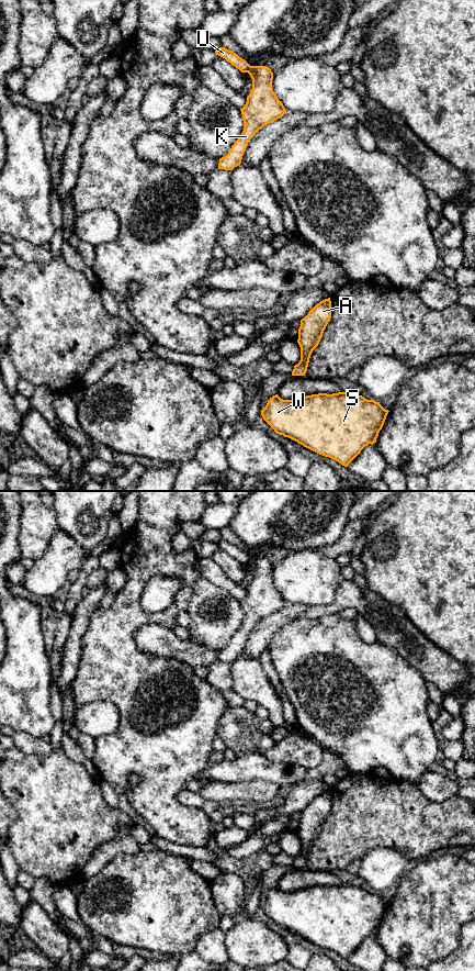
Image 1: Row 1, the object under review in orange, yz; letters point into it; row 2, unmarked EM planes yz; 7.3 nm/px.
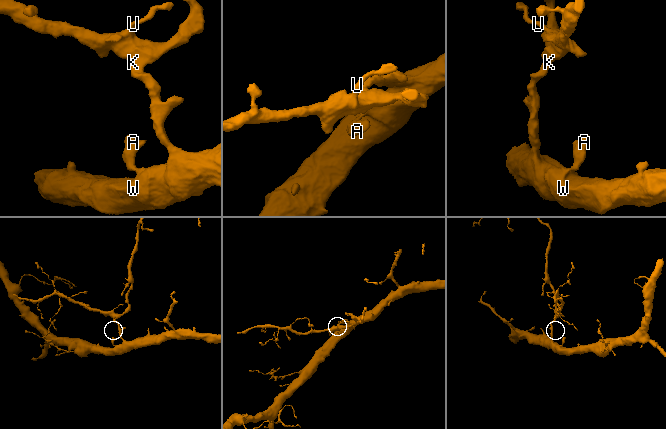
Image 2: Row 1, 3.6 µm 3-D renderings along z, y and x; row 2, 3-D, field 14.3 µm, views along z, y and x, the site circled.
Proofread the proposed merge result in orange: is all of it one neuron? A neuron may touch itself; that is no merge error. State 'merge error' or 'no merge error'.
no merge error

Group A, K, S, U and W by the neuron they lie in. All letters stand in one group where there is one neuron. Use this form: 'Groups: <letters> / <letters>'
Groups: A K S U W

